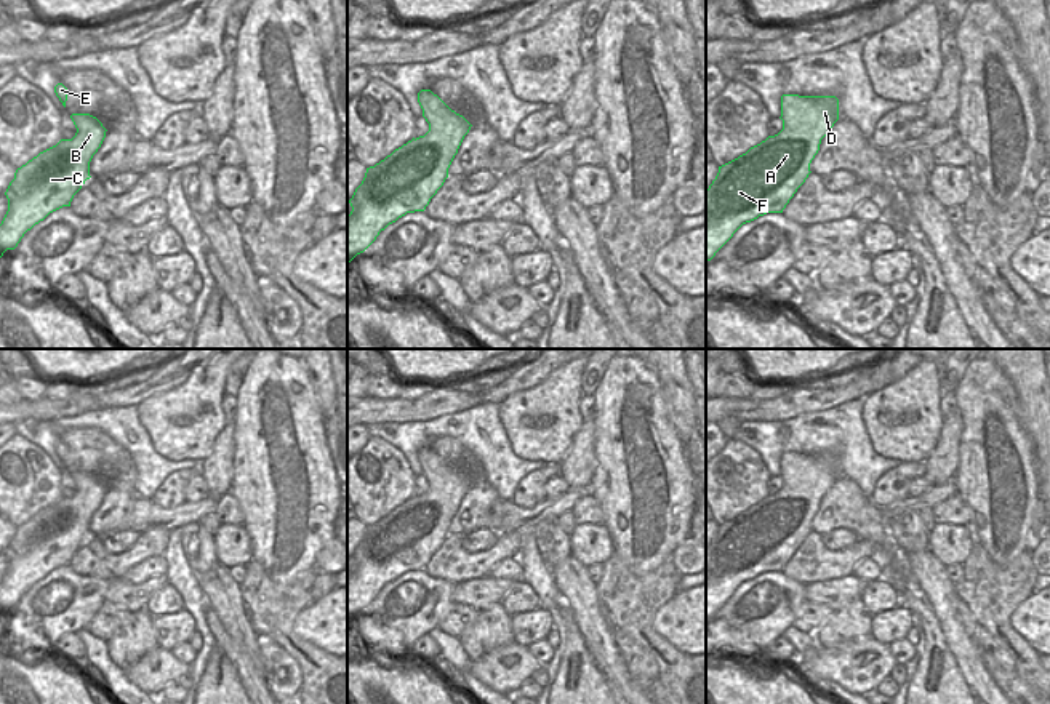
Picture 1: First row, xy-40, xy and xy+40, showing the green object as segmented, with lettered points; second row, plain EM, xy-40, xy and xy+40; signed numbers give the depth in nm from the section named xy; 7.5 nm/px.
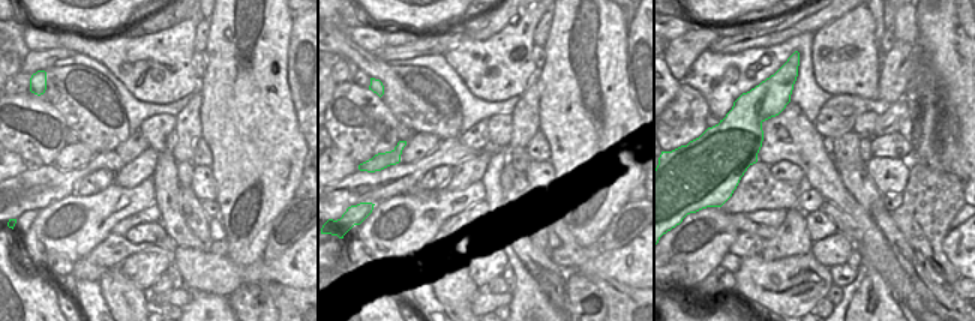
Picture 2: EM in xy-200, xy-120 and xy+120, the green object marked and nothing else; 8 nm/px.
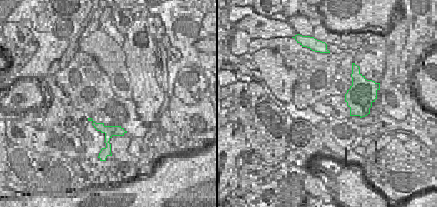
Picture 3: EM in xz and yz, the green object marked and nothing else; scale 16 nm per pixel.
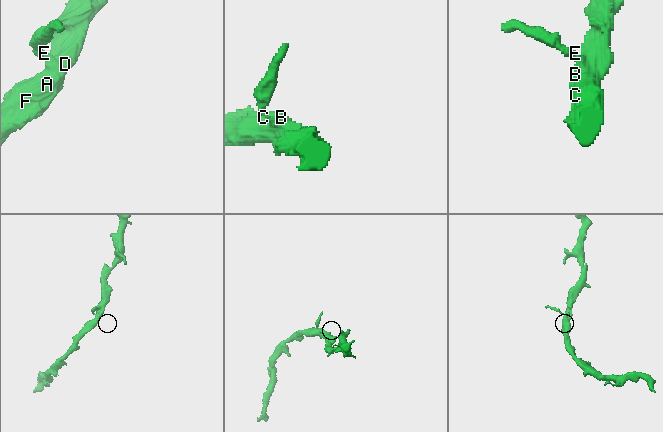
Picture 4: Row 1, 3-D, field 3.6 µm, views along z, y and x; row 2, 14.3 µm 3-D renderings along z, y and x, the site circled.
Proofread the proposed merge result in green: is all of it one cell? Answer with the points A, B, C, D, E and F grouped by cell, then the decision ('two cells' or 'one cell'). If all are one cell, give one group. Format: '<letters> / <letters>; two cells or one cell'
A B C D E F; one cell

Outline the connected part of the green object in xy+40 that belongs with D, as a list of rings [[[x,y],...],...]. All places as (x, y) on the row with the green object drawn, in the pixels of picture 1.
[[[781,96],[783,130],[751,147],[738,158],[719,166],[719,173],[706,190],[706,262],[746,222],[767,213],[783,213],[797,189],[805,182],[810,163],[820,150],[821,139],[839,120],[836,96]]]

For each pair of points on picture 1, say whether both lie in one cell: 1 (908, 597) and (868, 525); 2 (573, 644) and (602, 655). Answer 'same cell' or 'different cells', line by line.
1: different cells
2: different cells

